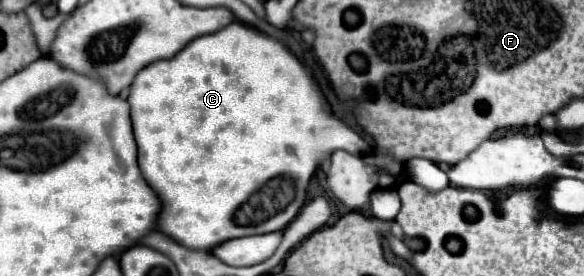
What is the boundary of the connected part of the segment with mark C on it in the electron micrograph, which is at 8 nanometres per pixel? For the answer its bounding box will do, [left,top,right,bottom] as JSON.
[130,22,370,250]

